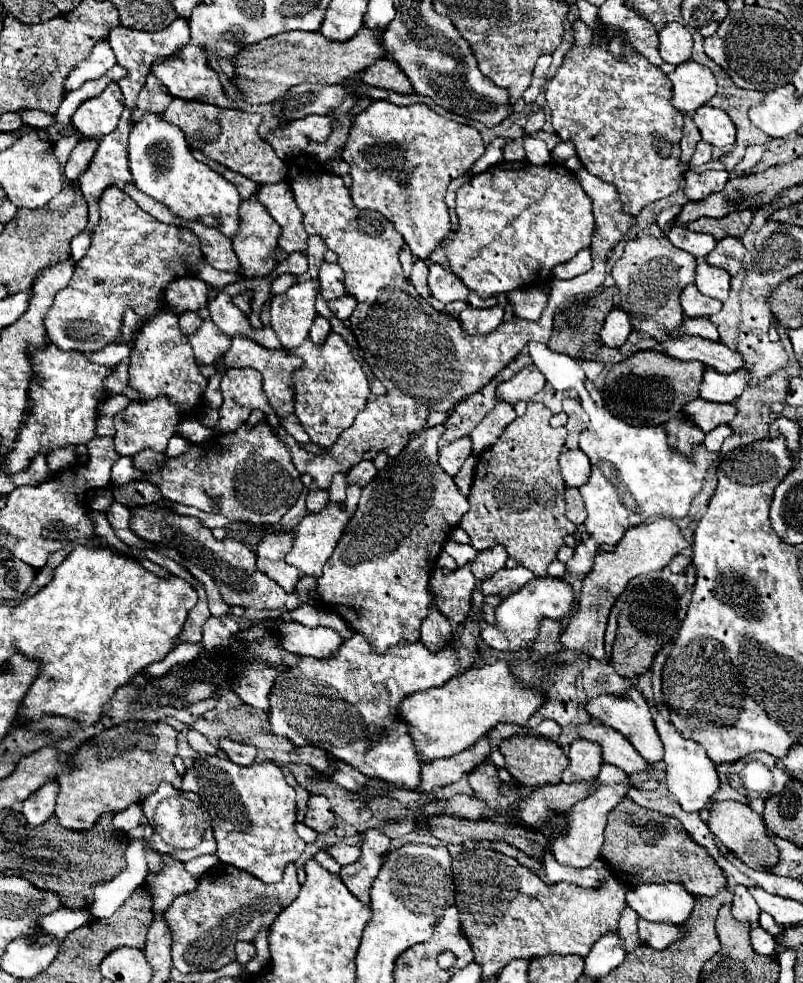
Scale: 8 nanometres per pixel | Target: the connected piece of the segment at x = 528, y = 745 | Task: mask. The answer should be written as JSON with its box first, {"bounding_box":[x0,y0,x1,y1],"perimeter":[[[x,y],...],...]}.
{"bounding_box":[499,734,567,786],"perimeter":[[[517,734],[501,742],[499,746],[501,754],[505,756],[505,770],[513,776],[515,784],[519,786],[541,786],[541,784],[559,784],[561,774],[567,768],[567,758],[559,746],[553,742],[541,738],[541,736],[529,736],[529,734]]]}

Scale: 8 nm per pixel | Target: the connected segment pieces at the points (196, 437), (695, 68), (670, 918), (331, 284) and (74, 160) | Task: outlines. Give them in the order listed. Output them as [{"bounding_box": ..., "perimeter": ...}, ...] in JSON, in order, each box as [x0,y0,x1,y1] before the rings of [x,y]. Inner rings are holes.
[{"bounding_box":[177,418,212,443],"perimeter":[[[193,418],[183,420],[179,425],[179,430],[177,432],[178,436],[183,436],[188,438],[192,443],[202,443],[210,440],[212,437],[212,430],[201,425],[198,420],[193,420]]]},{"bounding_box":[669,60,717,112],"perimeter":[[[693,60],[679,64],[675,72],[669,74],[669,80],[673,82],[671,104],[681,112],[695,112],[697,108],[707,104],[717,92],[713,72]]]},{"bounding_box":[627,882,695,924],"perimeter":[[[675,882],[639,884],[627,890],[627,906],[651,922],[683,924],[691,914],[693,904],[695,898]]]},{"bounding_box":[319,262,345,302],"perimeter":[[[323,262],[319,270],[319,284],[321,284],[321,296],[329,302],[335,298],[341,298],[345,294],[343,288],[343,270],[339,264]]]},{"bounding_box":[65,140,97,182],"perimeter":[[[79,140],[77,146],[73,148],[67,164],[65,164],[65,176],[75,182],[89,166],[93,154],[97,150],[97,140]]]}]

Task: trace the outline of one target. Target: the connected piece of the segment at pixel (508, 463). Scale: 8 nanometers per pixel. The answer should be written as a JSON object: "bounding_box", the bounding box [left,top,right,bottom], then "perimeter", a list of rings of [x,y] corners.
{"bounding_box":[459,402,577,576],"perimeter":[[[529,402],[525,416],[509,424],[495,448],[489,448],[477,458],[475,480],[467,496],[471,510],[459,522],[469,534],[475,550],[481,552],[501,544],[509,558],[529,568],[535,576],[547,574],[547,566],[555,560],[557,550],[563,546],[563,538],[577,528],[565,516],[565,482],[557,464],[567,430],[551,428],[551,416],[547,406]]]}

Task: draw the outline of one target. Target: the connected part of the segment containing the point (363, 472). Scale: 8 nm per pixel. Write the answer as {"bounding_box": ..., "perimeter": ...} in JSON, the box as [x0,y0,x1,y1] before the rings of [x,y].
{"bounding_box":[347,460,377,486],"perimeter":[[[363,460],[363,462],[359,462],[357,466],[353,466],[353,468],[349,470],[349,474],[347,474],[347,486],[351,486],[351,484],[363,486],[363,484],[367,484],[375,474],[377,474],[377,470],[375,470],[373,462]]]}

